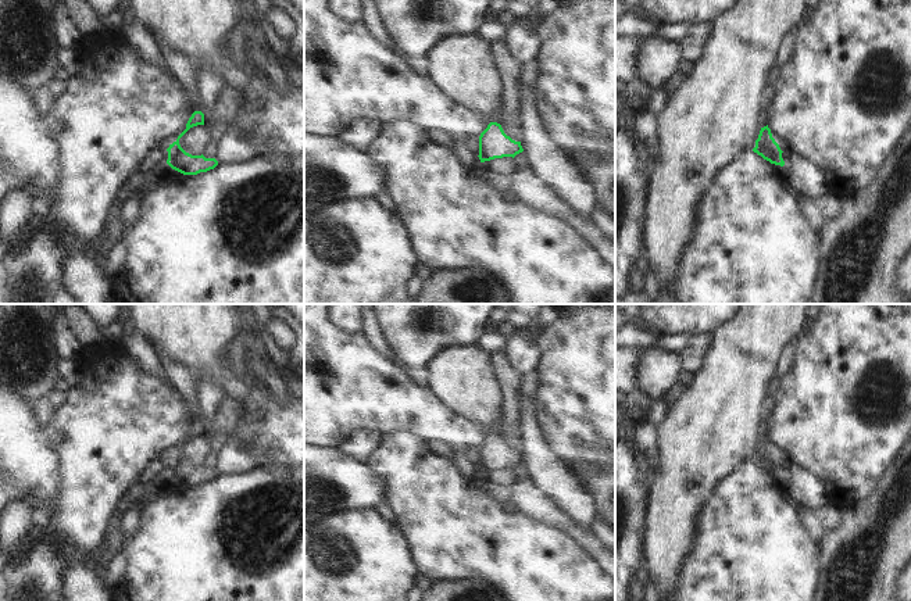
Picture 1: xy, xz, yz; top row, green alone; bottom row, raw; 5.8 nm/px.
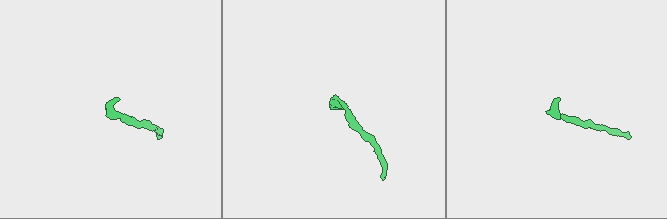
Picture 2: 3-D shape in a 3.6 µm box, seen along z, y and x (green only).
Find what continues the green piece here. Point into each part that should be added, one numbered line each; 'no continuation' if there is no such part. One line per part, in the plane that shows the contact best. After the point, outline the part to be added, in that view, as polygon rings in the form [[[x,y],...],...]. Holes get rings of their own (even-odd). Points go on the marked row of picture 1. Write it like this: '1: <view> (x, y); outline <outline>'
1: xy (178, 64); outline [[[169,46],[158,47],[161,57],[168,68],[169,74],[182,85],[186,92],[186,99],[189,104],[204,114],[204,125],[208,125],[215,117],[211,110],[206,110],[201,103],[196,89],[196,69],[190,64],[189,58],[175,51]]]

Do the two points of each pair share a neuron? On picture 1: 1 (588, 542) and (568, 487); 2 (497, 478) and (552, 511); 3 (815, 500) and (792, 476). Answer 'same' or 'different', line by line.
1: different
2: different
3: same

